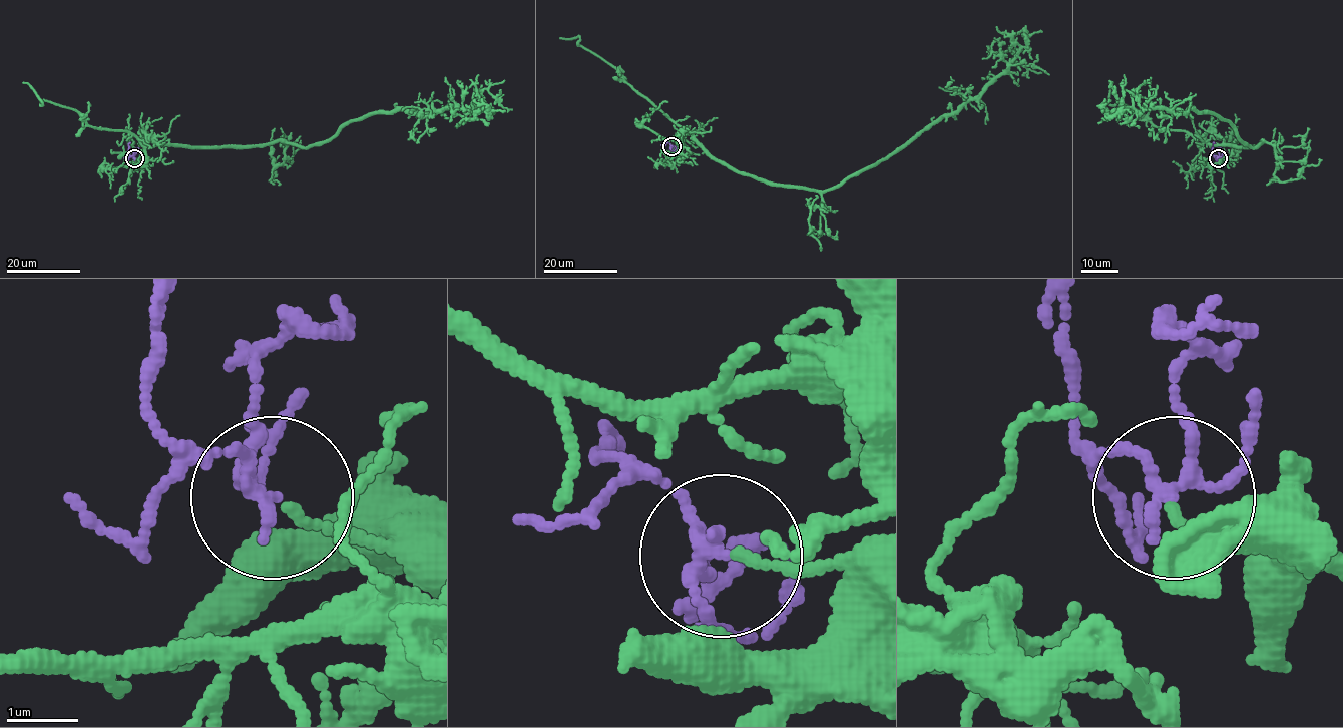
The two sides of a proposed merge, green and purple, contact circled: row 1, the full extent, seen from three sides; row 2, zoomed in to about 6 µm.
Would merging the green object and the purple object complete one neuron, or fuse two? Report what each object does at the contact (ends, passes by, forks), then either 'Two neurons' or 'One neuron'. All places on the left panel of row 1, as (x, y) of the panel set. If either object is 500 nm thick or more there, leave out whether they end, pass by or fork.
At the ring green ends. At the ring purple forks. One neuron

